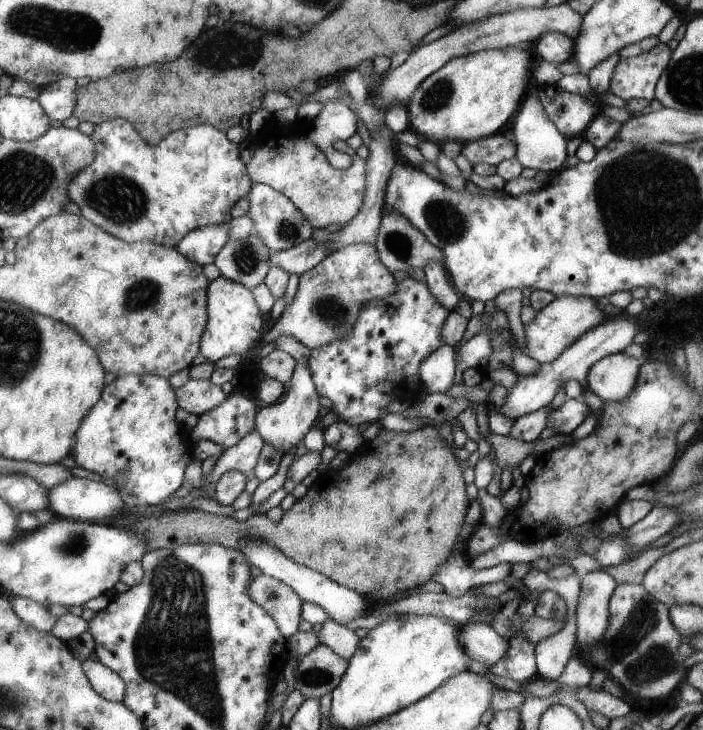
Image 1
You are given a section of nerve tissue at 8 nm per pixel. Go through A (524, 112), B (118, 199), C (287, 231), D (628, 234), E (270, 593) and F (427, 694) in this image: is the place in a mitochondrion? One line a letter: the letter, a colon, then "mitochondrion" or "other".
A: other
B: mitochondrion
C: mitochondrion
D: mitochondrion
E: mitochondrion
F: other

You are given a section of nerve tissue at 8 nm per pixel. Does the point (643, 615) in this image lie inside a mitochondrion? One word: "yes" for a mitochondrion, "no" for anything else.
yes

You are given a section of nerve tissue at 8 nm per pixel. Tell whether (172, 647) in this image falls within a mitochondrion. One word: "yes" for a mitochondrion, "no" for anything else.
yes

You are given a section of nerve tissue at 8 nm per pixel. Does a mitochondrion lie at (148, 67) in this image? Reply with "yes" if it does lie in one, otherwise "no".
no

